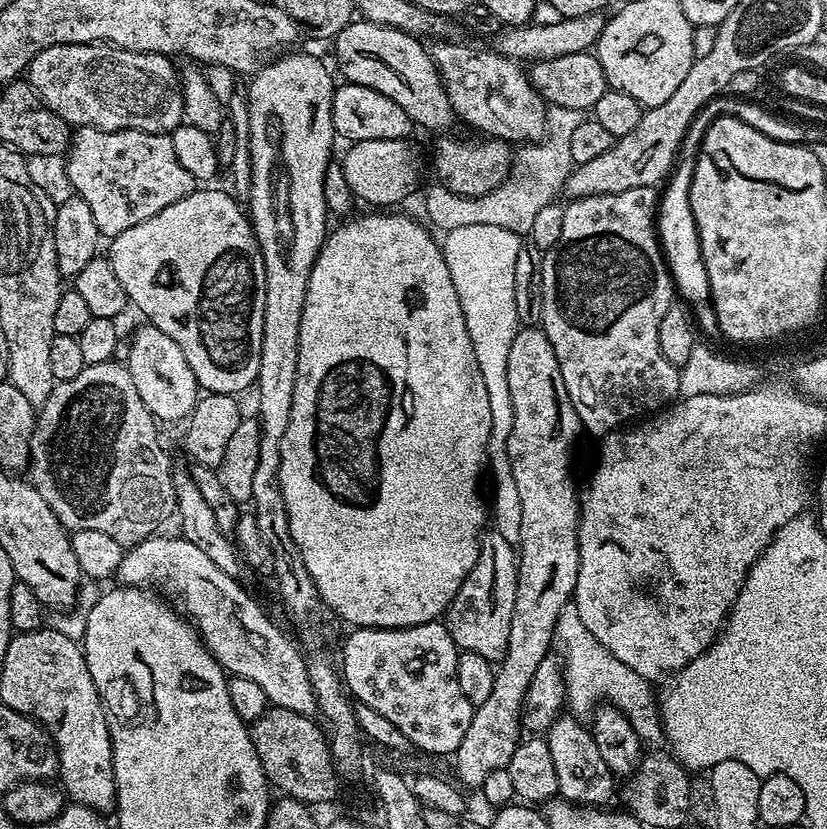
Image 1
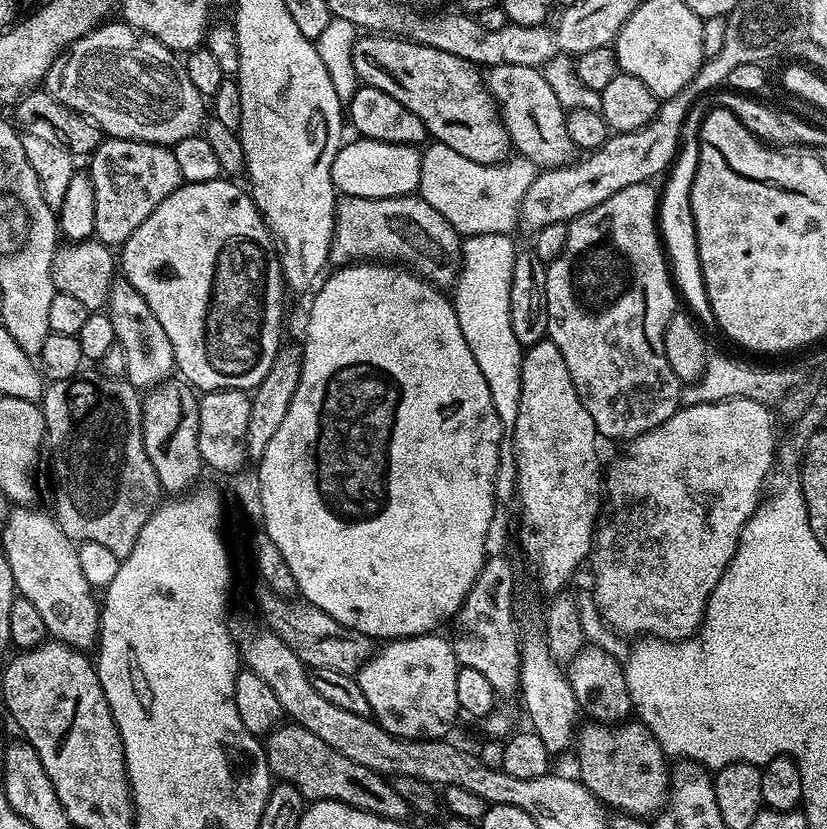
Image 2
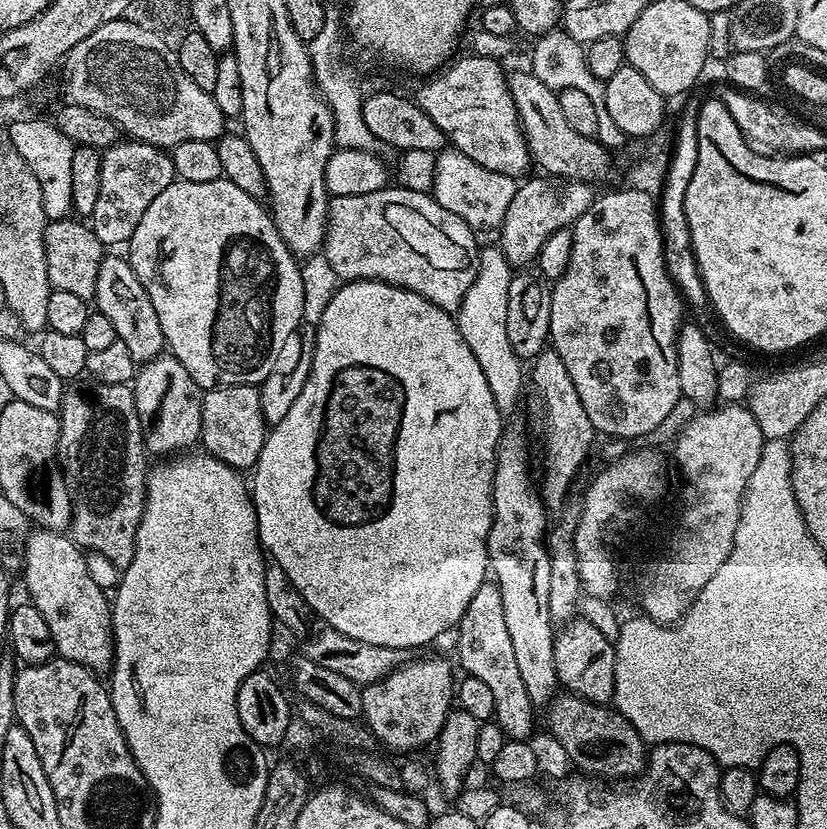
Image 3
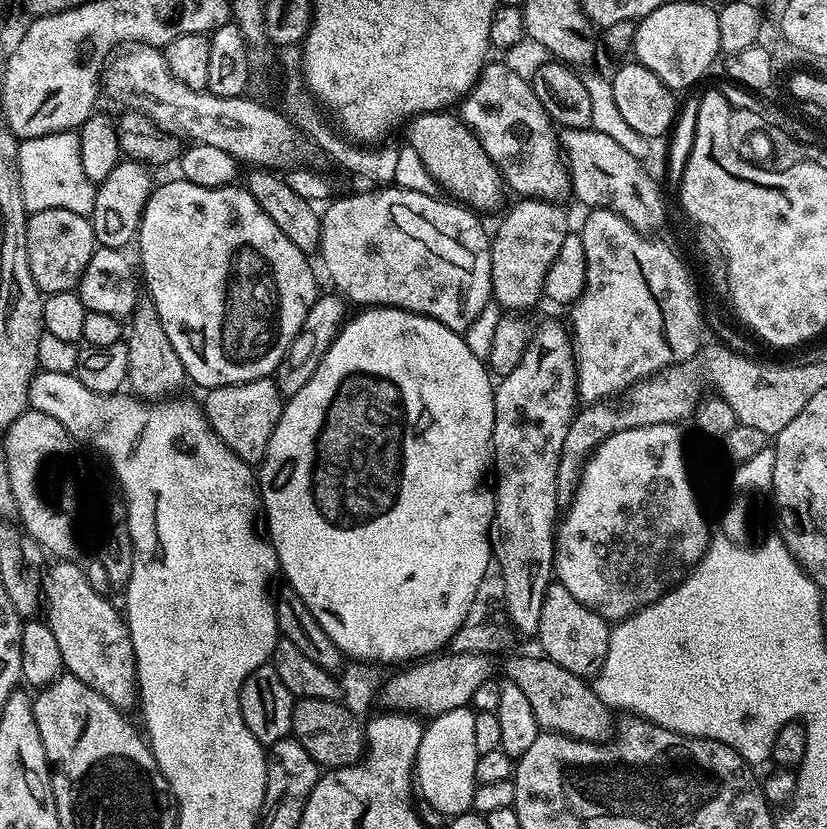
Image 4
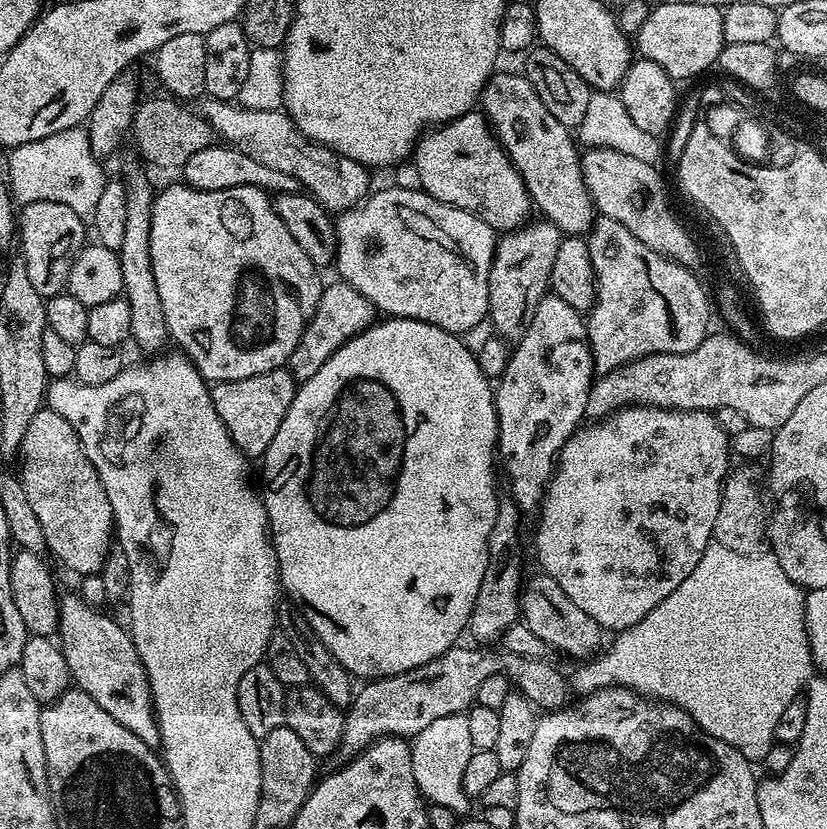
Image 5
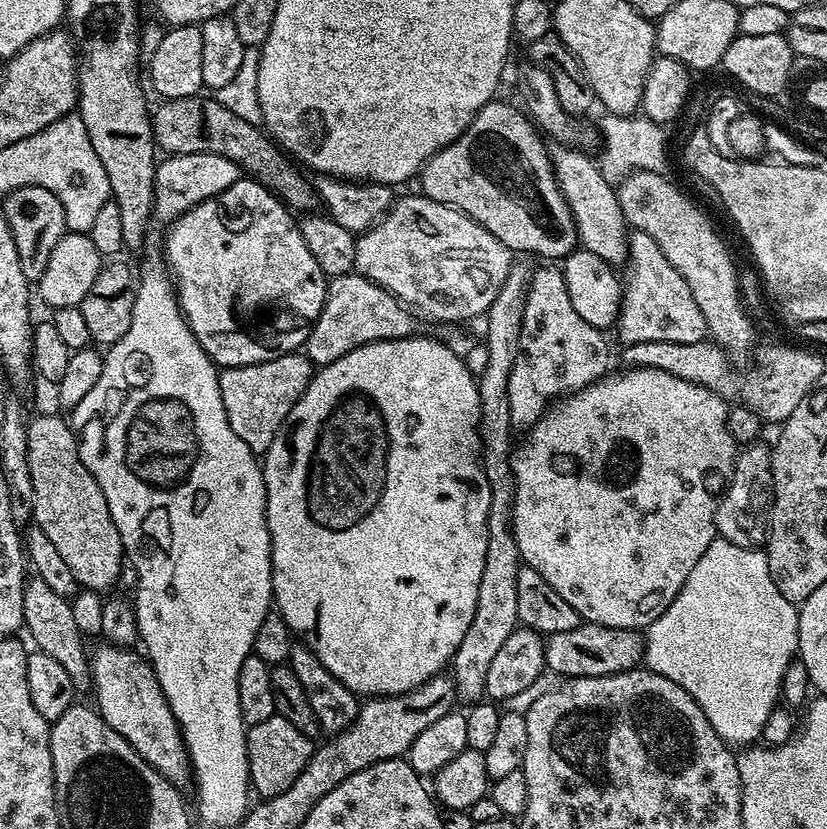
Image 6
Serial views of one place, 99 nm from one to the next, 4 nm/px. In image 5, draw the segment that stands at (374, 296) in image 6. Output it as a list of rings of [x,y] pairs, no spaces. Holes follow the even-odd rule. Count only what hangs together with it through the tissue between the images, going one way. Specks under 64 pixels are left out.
[[[335,282],[323,289],[320,294],[320,301],[310,318],[310,322],[304,327],[302,338],[296,349],[290,354],[286,365],[292,377],[297,382],[303,382],[314,378],[318,374],[322,362],[326,362],[336,353],[337,350],[350,338],[358,333],[364,332],[377,319],[378,313],[369,300],[362,298],[354,286],[343,282]]]

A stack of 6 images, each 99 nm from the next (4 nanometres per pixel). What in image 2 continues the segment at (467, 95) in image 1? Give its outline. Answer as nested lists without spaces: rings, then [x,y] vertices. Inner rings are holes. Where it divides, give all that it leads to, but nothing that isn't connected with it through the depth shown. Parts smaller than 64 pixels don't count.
[[[508,64],[489,67],[486,72],[486,91],[494,101],[499,120],[504,124],[509,145],[521,157],[540,170],[569,163],[568,155],[573,155],[574,149],[570,134],[566,134],[566,112],[560,107],[554,90],[550,90],[550,82],[546,82],[539,67]]]

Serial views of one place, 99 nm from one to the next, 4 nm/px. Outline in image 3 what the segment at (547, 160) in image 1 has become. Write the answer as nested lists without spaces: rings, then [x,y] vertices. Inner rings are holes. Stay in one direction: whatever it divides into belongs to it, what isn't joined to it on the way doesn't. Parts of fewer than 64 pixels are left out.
[[[446,148],[437,153],[432,195],[443,209],[458,215],[458,218],[462,218],[473,230],[497,229],[517,187],[517,181],[513,177],[486,170],[485,167],[478,166],[472,159],[457,152],[456,149]]]

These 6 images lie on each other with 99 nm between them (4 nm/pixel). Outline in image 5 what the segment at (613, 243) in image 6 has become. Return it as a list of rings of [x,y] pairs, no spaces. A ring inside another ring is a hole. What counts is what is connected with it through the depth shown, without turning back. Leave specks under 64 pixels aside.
[[[503,70],[497,71],[489,78],[488,85],[480,94],[478,104],[492,131],[496,133],[497,140],[508,151],[512,164],[520,171],[520,176],[524,180],[533,205],[539,211],[541,208],[545,212],[543,215],[552,221],[561,233],[570,236],[584,236],[591,232],[594,223],[594,205],[582,174],[581,149],[570,129],[562,126],[562,122],[558,122],[558,118],[554,118],[554,114],[550,114],[550,110],[546,110],[546,106],[542,106],[542,98],[538,98],[528,77],[523,74],[515,76],[514,73],[503,72]]]

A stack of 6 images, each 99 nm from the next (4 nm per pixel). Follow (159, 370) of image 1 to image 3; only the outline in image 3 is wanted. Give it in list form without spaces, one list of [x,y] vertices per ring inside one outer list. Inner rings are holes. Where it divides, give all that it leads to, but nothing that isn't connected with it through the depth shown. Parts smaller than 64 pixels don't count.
[[[105,255],[100,264],[94,308],[95,311],[106,314],[106,318],[110,318],[117,337],[124,340],[126,346],[130,346],[130,350],[135,354],[137,365],[143,366],[148,363],[150,357],[161,355],[165,351],[162,326],[158,322],[158,314],[154,314],[154,302],[150,302],[142,282],[138,282],[138,274],[134,274],[123,255]]]

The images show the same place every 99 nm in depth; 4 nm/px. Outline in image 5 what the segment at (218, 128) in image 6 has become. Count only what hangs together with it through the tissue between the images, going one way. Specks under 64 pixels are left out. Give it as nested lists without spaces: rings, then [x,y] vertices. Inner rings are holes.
[[[174,98],[166,100],[141,99],[132,116],[130,137],[136,143],[140,156],[148,164],[156,168],[183,169],[186,162],[198,150],[213,147],[214,133],[212,128],[199,111],[191,112],[191,107],[185,106]]]

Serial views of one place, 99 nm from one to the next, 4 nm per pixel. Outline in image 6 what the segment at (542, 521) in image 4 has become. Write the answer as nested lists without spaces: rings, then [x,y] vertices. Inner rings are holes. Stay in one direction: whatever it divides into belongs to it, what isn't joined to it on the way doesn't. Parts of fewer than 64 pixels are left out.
[[[556,266],[544,267],[548,268],[529,275],[524,291],[516,362],[509,380],[509,410],[515,425],[534,424],[544,415],[549,402],[599,380],[608,364],[605,333],[578,318],[574,306],[570,306],[570,294],[566,294],[563,271]]]

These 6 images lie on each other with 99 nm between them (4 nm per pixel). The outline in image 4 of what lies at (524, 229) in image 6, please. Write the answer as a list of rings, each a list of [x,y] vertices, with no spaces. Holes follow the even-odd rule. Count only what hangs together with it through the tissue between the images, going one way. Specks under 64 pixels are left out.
[[[451,111],[421,112],[407,121],[408,138],[406,144],[414,148],[422,162],[436,179],[444,192],[453,192],[453,197],[472,205],[475,209],[492,208],[502,189],[500,171],[490,162],[490,158],[478,142],[476,135],[467,124]]]

